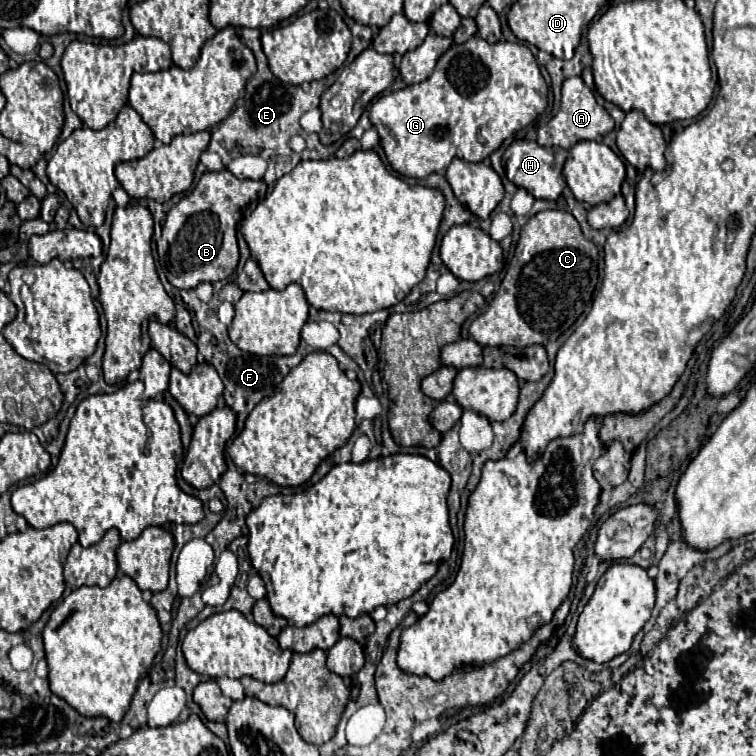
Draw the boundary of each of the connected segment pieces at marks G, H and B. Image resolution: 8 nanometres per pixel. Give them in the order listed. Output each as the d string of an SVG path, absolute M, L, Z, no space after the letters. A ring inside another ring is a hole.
M474 35L462 45L454 43L426 81L374 101L370 121L378 129L394 171L420 179L448 167L446 179L456 199L480 219L488 219L504 197L504 185L492 167L478 161L490 157L506 137L532 123L546 105L548 85L526 45L508 41L490 45Z
M516 139L508 149L506 149L503 161L505 162L506 176L516 187L526 189L532 193L536 199L558 199L560 193L566 187L562 167L556 163L554 151L538 145L536 141L524 141Z
M228 169L206 171L198 185L168 211L162 227L168 249L160 253L160 265L174 287L194 289L202 281L216 283L234 273L240 259L236 225L242 219L242 207L254 201L256 195L266 195L266 183L262 179L238 179Z

